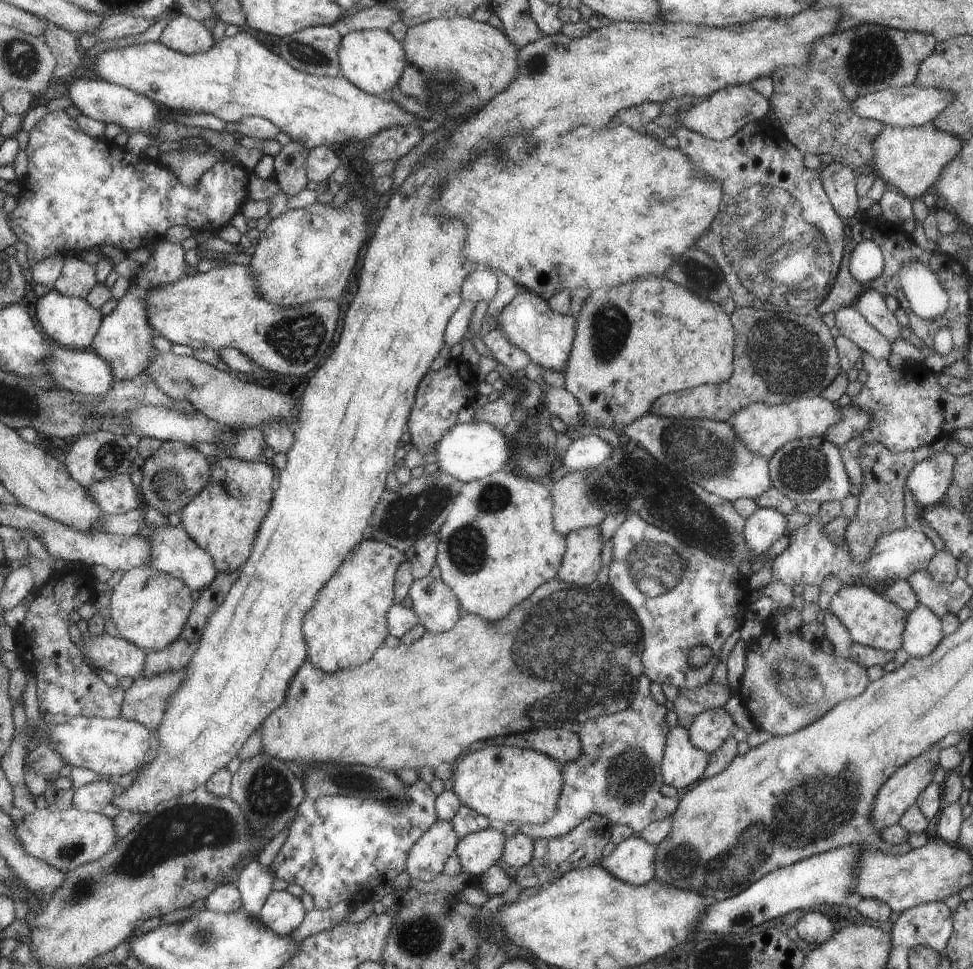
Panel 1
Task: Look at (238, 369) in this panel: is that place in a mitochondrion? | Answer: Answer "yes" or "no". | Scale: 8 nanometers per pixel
no

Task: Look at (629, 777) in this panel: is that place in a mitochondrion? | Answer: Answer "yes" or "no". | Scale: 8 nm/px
yes

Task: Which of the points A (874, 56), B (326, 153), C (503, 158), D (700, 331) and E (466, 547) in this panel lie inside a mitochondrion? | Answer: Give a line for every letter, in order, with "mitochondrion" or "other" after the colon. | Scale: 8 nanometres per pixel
A: mitochondrion
B: other
C: other
D: other
E: mitochondrion

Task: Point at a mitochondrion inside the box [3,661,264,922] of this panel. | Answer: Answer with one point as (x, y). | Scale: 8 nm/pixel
(69, 852)

